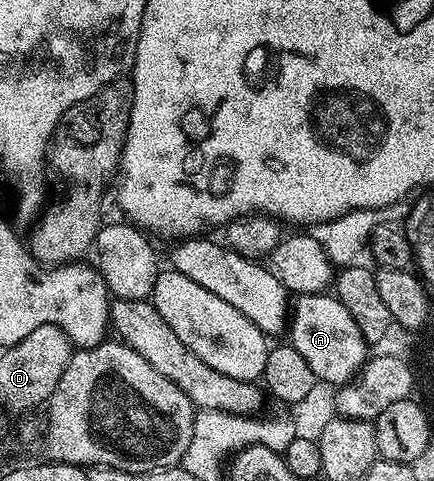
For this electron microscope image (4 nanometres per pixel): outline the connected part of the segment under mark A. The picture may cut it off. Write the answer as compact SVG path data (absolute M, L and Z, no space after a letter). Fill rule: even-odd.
M335 293L297 294L290 306L290 325L286 330L296 351L310 364L310 372L321 383L339 388L356 378L370 358L370 343L358 332L354 316L336 299Z

